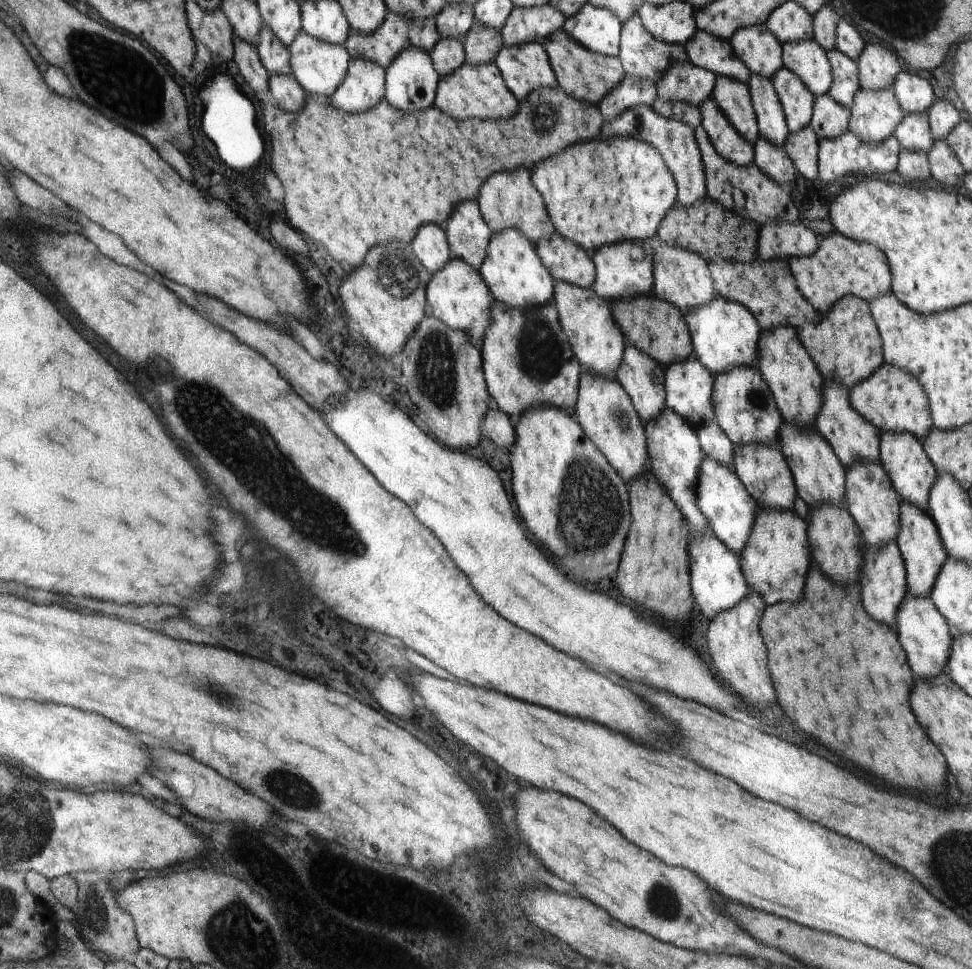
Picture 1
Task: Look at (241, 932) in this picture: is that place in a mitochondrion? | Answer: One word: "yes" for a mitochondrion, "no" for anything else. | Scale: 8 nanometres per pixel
yes

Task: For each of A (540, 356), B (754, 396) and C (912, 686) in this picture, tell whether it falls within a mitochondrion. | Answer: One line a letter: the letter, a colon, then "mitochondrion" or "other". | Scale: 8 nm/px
A: mitochondrion
B: mitochondrion
C: other

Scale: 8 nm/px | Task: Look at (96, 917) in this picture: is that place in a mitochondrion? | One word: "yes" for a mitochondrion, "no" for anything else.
yes

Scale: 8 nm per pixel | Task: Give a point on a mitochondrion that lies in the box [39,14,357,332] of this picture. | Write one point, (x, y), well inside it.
(120, 74)

